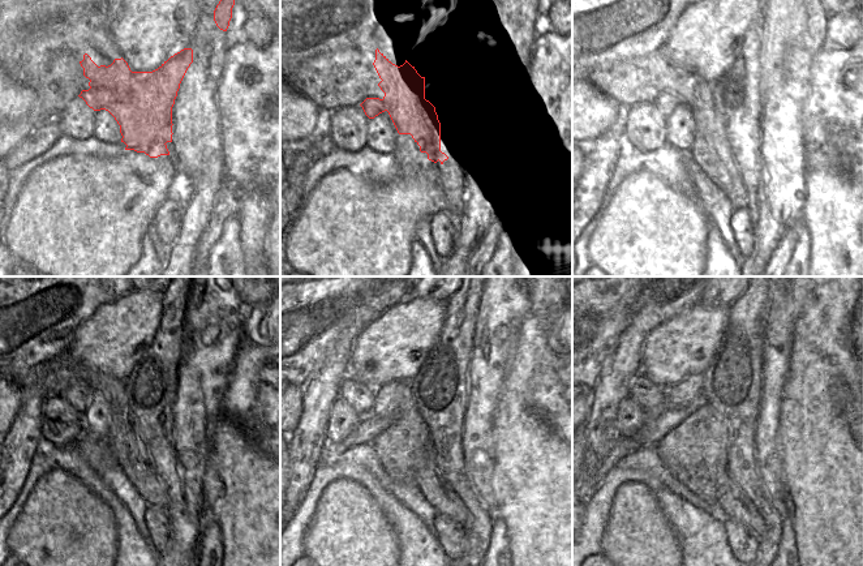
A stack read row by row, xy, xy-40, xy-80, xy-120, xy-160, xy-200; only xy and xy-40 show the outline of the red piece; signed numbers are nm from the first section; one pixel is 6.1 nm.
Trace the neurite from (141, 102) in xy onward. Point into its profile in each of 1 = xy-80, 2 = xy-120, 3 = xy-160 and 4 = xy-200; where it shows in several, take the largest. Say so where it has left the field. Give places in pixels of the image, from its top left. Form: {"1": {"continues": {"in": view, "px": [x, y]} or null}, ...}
{"1": {"continues": {"in": "xy-80", "px": [690, 89]}}, "2": {"continues": {"in": "xy-120", "px": [78, 395]}}, "3": {"continues": {"in": "xy-160", "px": [361, 398]}}, "4": {"continues": {"in": "xy-200", "px": [647, 394]}}}

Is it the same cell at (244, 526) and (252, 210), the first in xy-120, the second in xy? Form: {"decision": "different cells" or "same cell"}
{"decision": "same cell"}

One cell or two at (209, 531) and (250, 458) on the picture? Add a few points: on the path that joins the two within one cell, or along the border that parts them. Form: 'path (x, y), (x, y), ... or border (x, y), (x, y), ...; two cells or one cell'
border (209, 514), (220, 530), (223, 551); two cells

